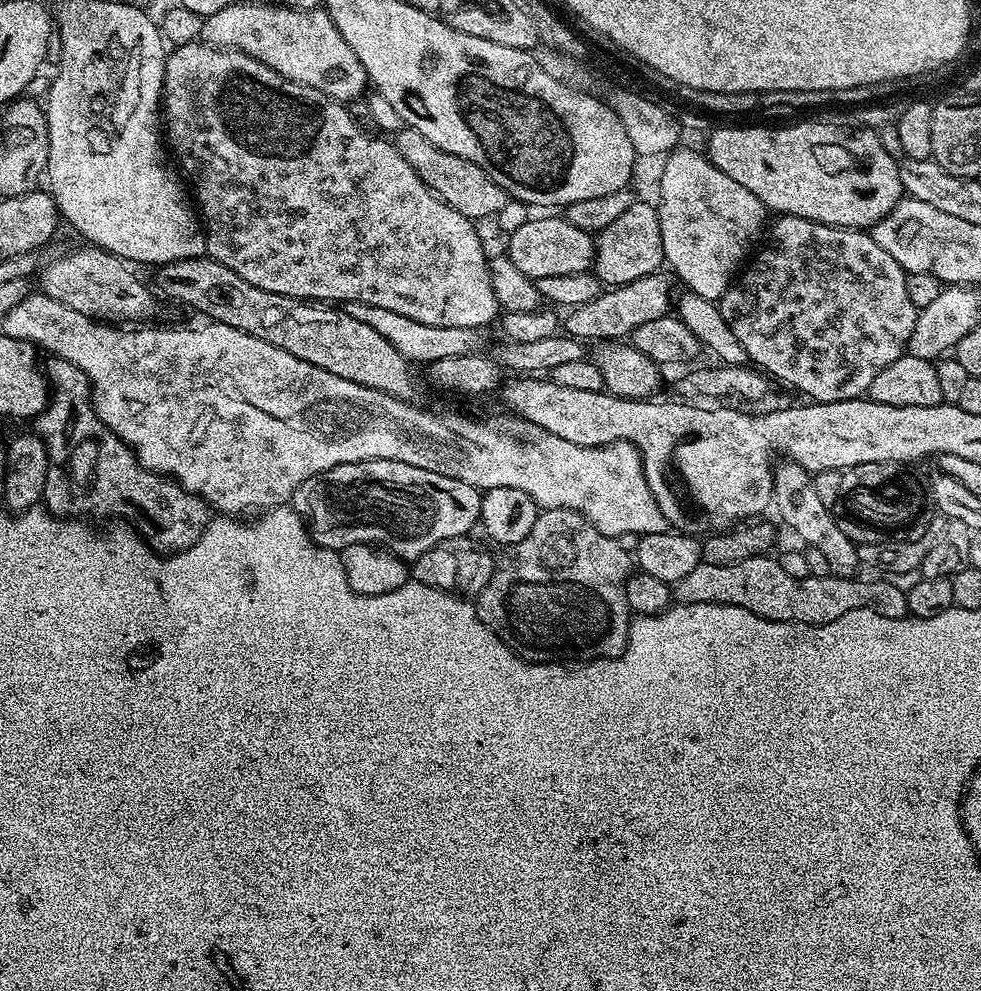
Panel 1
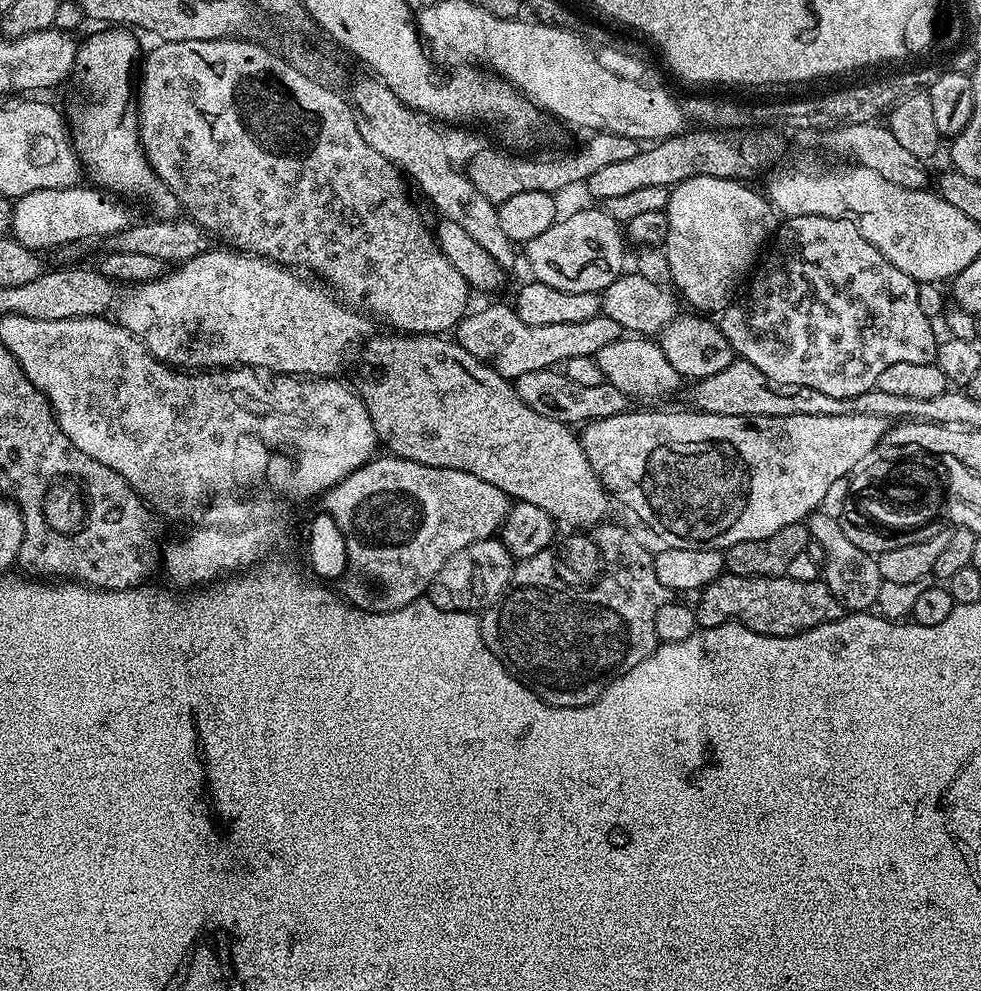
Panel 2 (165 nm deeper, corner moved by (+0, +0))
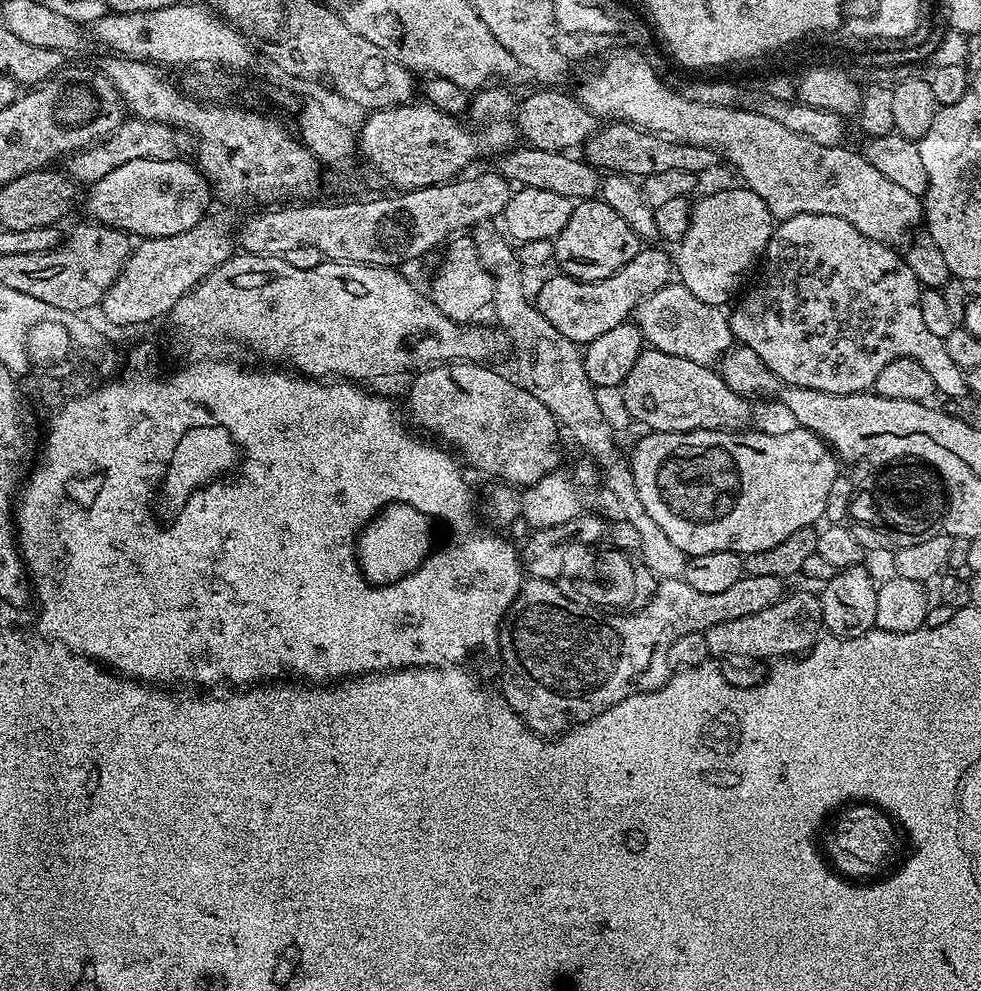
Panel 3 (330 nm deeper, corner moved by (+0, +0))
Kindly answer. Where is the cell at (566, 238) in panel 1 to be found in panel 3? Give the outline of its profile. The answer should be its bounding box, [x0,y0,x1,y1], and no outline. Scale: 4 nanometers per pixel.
[552,198,642,280]

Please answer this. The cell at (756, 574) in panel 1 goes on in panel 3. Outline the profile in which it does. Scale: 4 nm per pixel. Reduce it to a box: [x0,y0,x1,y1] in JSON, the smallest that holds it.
[704,591,825,660]

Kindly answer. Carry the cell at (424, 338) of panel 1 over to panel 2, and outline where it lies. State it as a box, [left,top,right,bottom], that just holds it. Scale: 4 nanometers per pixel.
[454,304,622,382]

